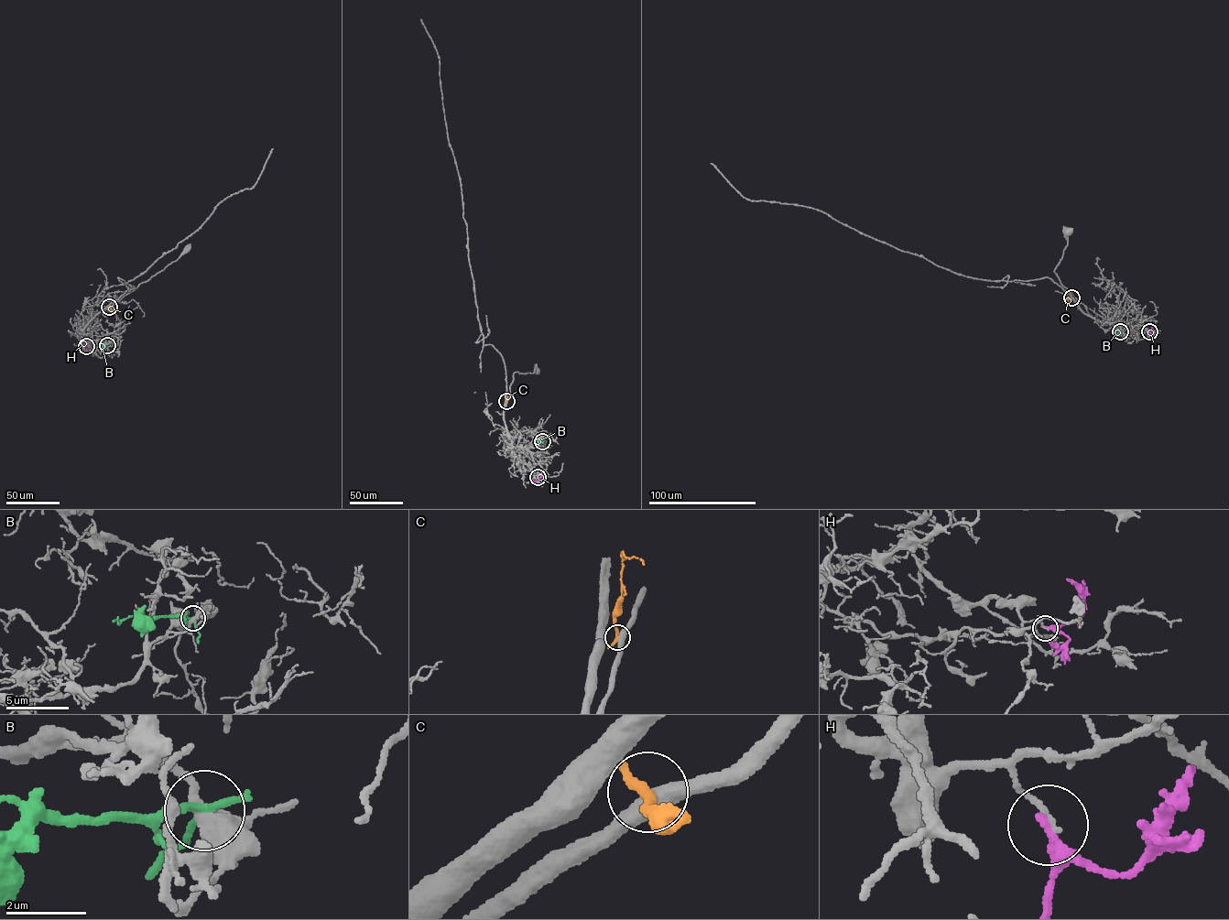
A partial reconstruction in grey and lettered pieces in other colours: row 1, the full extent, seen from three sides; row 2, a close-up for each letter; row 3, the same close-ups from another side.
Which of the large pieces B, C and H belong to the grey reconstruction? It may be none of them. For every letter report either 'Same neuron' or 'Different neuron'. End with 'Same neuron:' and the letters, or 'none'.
B: Different neuron
C: Different neuron
H: Different neuron
Same neuron: none

